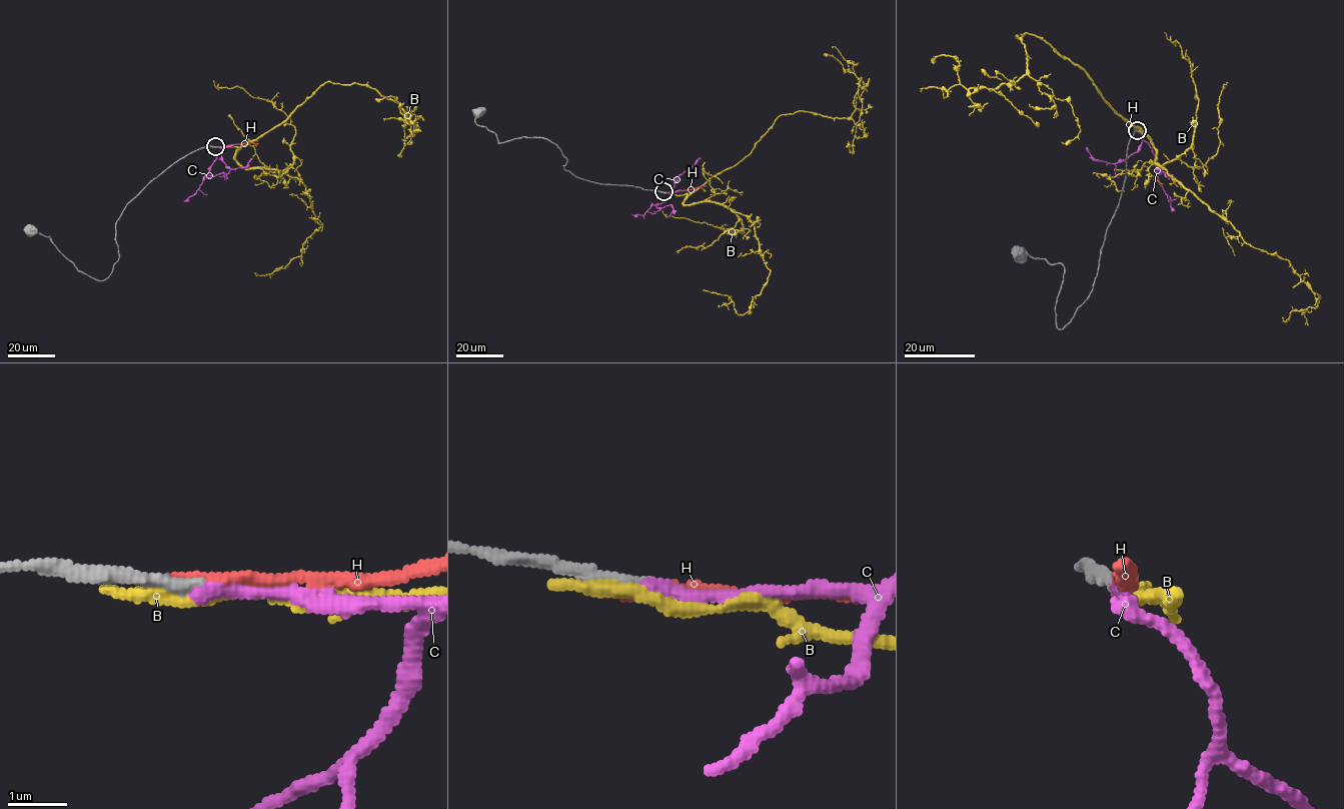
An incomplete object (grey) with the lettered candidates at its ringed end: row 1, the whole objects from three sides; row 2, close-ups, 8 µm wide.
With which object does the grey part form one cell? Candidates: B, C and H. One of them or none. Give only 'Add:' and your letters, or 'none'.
Add: C

